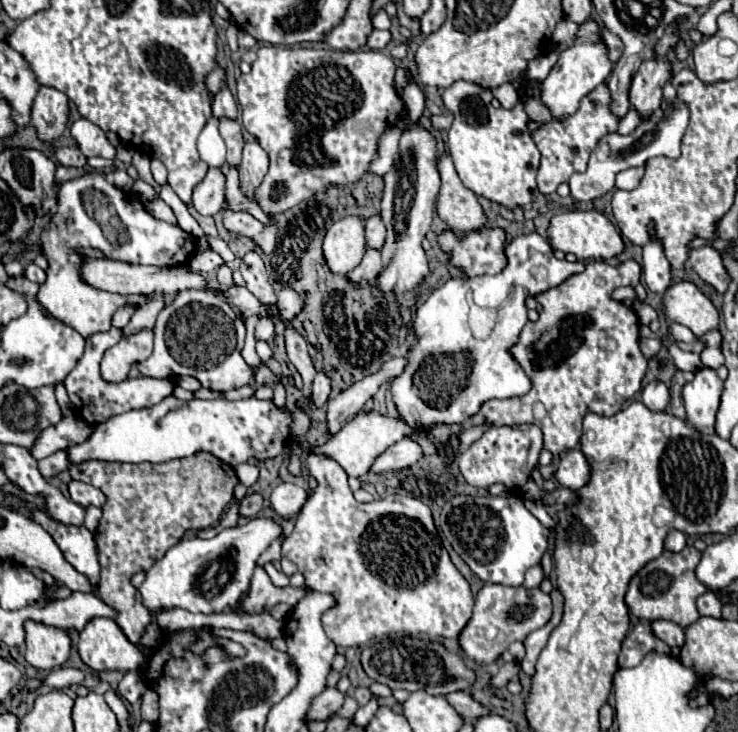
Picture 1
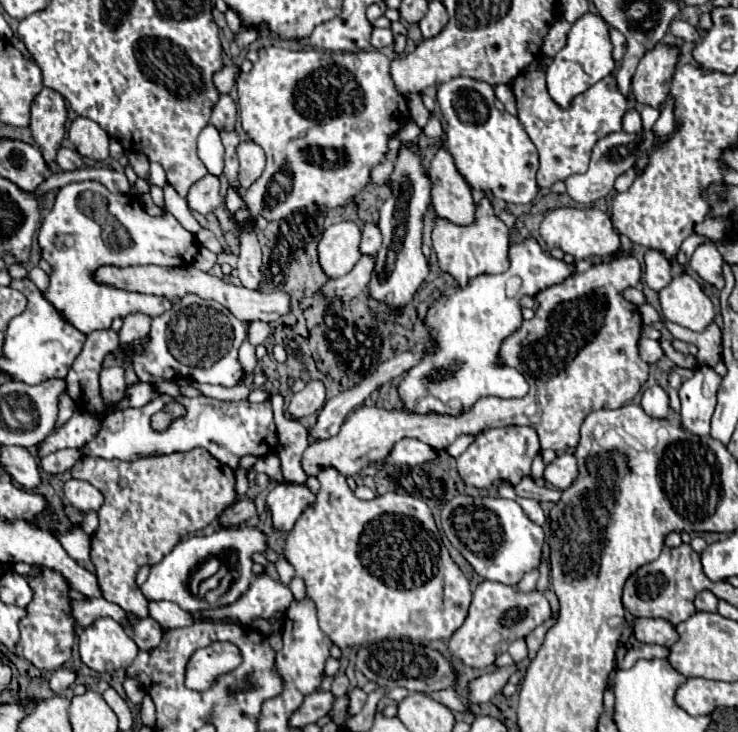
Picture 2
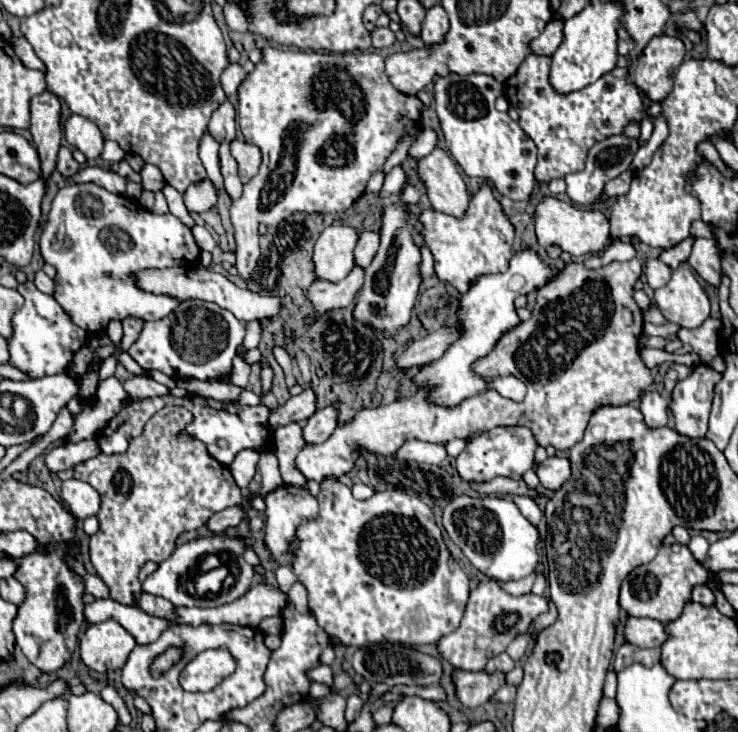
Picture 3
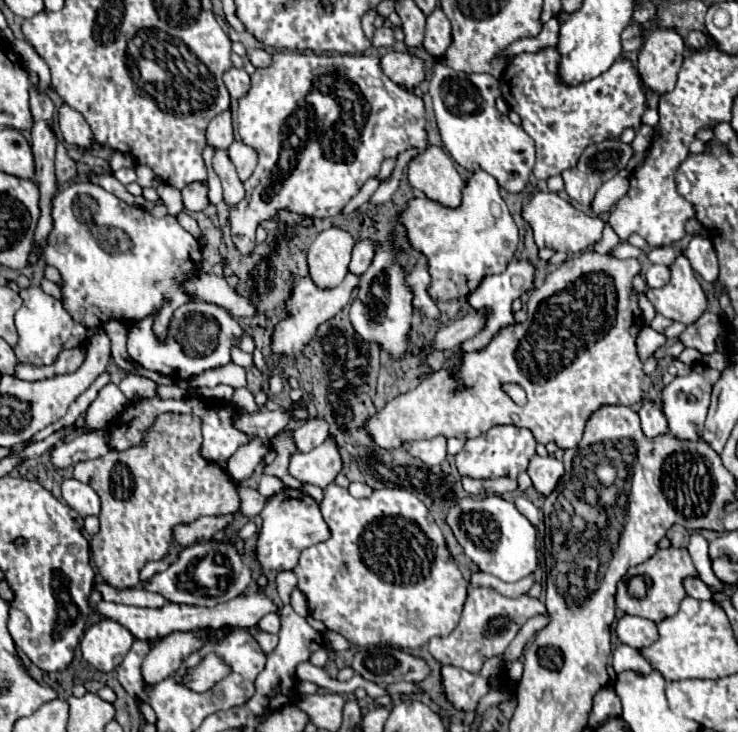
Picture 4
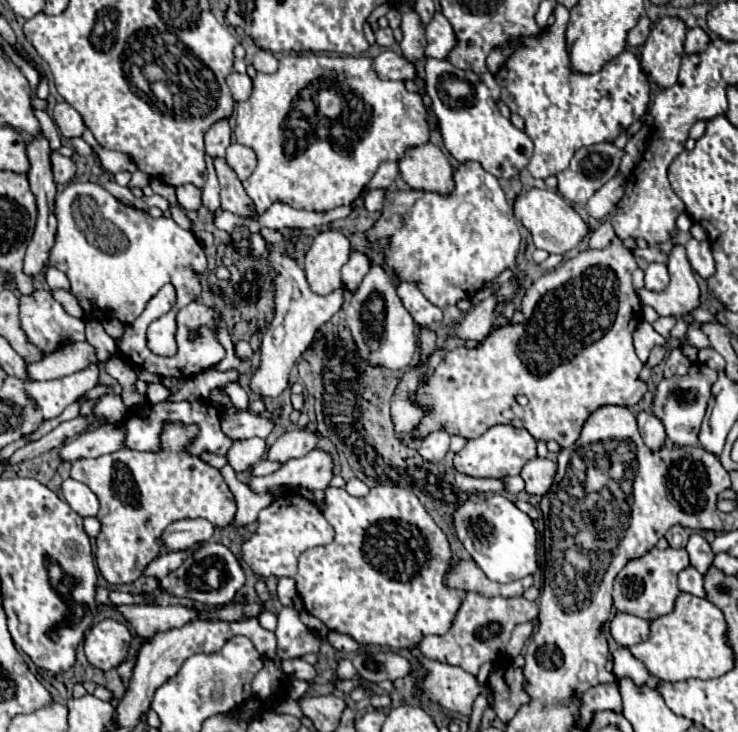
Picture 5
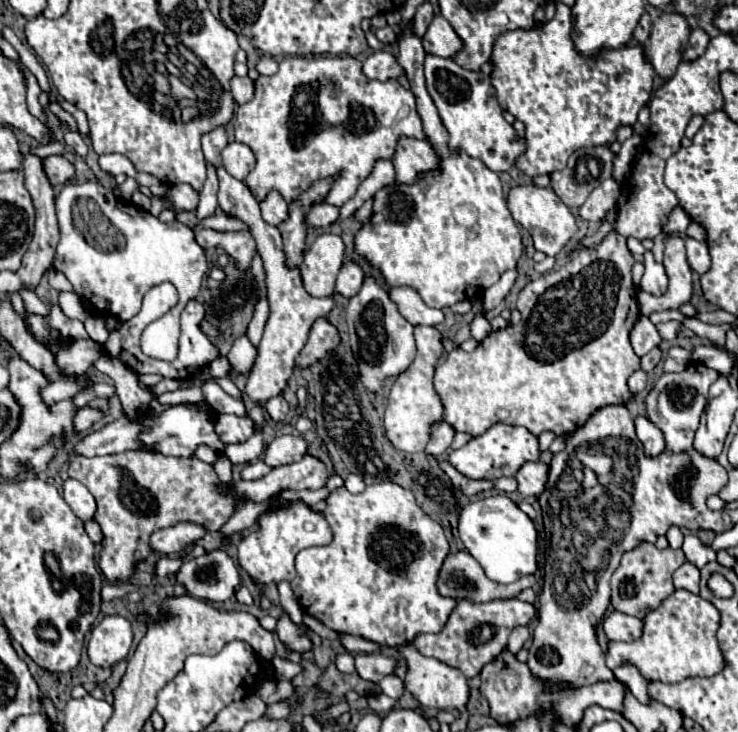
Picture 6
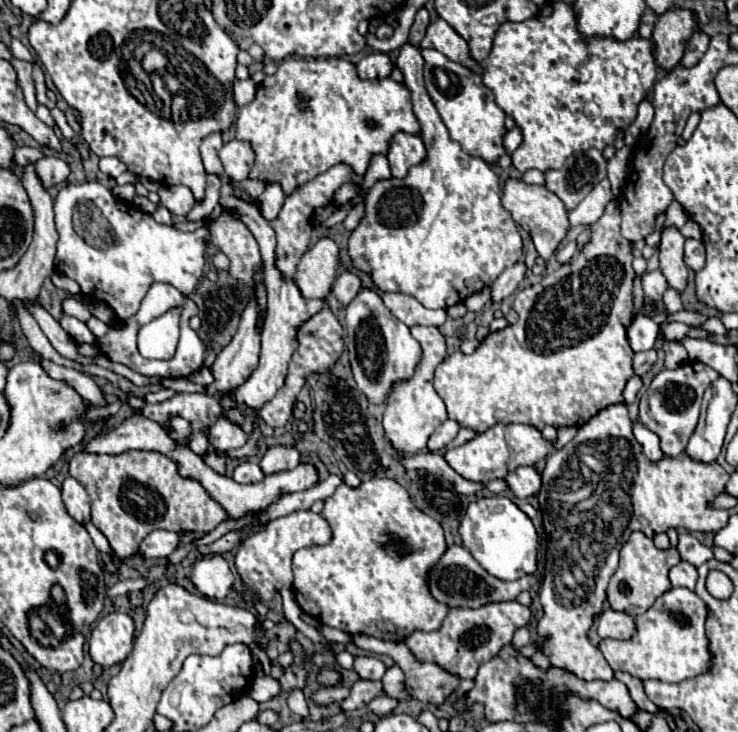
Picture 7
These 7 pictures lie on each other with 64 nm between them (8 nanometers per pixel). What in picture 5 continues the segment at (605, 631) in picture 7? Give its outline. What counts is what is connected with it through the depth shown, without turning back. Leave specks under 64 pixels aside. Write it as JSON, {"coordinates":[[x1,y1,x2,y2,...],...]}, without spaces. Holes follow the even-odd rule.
{"coordinates":[[616,614,610,620,610,634,620,646,634,646,648,640,650,622,632,614]]}

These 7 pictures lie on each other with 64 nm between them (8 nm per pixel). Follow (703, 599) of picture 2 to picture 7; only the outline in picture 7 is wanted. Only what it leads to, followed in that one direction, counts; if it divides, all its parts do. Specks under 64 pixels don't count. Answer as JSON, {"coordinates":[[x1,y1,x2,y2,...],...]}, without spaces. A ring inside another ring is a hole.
{"coordinates":[[680,562,678,566,674,566,674,570,670,570,670,582,674,588,684,586,694,592,696,580,698,580,698,572,690,562]]}

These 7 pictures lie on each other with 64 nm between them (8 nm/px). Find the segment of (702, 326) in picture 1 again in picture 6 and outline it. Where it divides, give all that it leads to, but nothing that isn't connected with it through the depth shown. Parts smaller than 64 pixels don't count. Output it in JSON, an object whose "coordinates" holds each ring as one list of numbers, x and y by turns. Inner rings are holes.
{"coordinates":[[668,238,664,250,664,268,668,274,668,290,662,296,652,296,642,290,638,292,638,306,644,316,650,312,662,310,678,310,682,304,690,304,694,288,692,288,692,268,686,260,684,240,682,238]]}

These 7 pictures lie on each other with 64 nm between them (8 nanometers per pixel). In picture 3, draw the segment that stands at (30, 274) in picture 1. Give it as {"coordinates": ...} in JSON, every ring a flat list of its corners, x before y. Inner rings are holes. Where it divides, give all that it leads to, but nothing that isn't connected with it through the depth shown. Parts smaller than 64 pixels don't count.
{"coordinates":[[40,270,40,272,36,272,36,278,34,278,34,284,40,288,40,292,44,292,44,294,52,294,54,292,54,282]]}

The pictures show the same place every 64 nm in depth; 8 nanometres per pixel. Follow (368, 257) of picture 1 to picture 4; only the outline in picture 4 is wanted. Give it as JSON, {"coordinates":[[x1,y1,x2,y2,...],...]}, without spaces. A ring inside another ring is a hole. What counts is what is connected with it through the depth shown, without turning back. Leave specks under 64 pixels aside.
{"coordinates":[[348,274,340,286,336,288,318,288,310,278,302,278,302,280,294,280,294,294,290,296,288,300,288,318,284,322,280,322,276,328,274,328,274,334,272,334,272,354,274,358,278,360,280,356,288,356,288,354,300,354,306,346,306,342,314,336,316,328,334,318,344,306,350,304,350,296,352,292,358,288,360,284,360,276,356,274]]}

